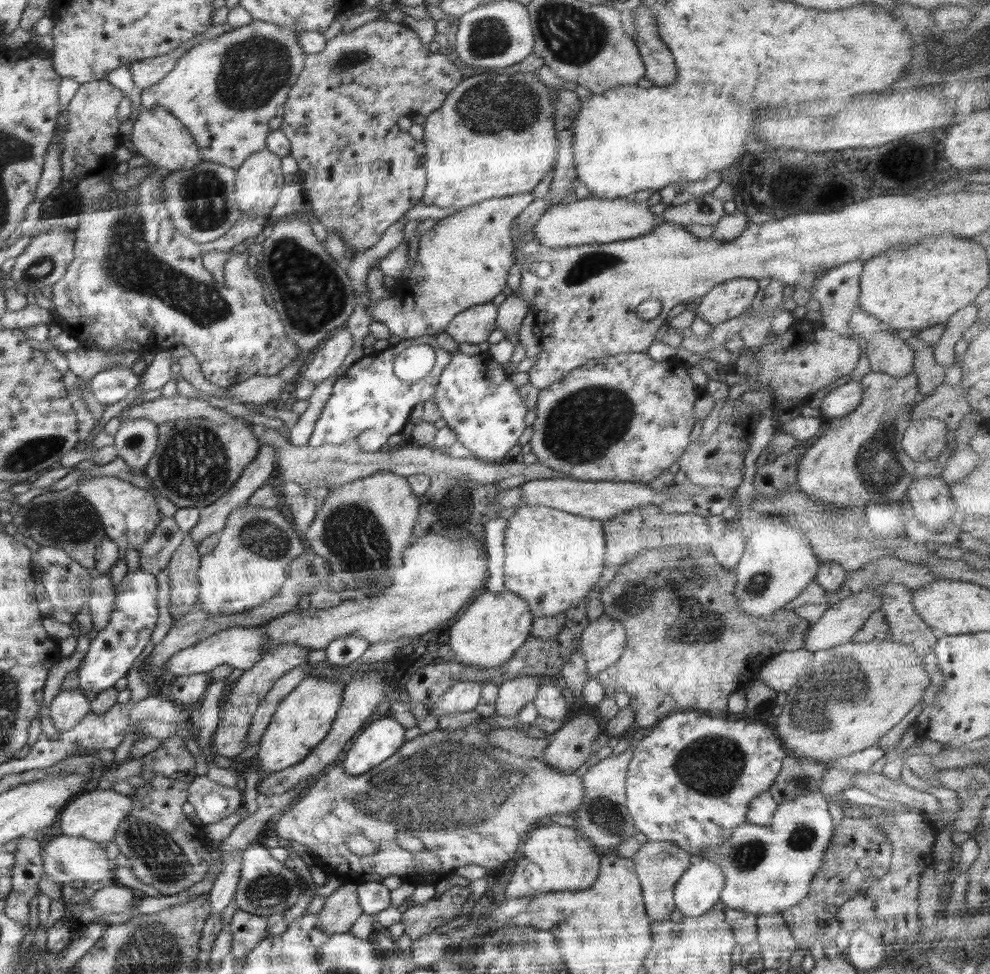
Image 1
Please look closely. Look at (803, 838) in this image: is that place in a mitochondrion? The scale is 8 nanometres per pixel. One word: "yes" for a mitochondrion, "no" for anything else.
yes

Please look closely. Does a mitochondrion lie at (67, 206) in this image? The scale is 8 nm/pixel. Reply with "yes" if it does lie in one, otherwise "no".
no

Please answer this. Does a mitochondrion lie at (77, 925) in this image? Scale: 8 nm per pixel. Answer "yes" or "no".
no

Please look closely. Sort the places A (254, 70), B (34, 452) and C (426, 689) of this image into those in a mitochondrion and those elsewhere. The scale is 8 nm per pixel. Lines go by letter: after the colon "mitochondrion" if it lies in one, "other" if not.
A: mitochondrion
B: mitochondrion
C: other

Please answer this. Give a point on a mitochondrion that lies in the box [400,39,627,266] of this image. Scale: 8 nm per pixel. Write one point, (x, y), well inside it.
(490, 107)

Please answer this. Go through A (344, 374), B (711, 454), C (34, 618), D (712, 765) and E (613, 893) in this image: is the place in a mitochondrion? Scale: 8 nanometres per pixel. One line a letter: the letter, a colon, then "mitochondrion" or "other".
A: other
B: other
C: other
D: mitochondrion
E: other

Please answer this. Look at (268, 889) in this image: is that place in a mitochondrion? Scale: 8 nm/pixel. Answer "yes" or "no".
yes

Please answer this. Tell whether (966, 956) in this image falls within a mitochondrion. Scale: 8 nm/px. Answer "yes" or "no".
no

